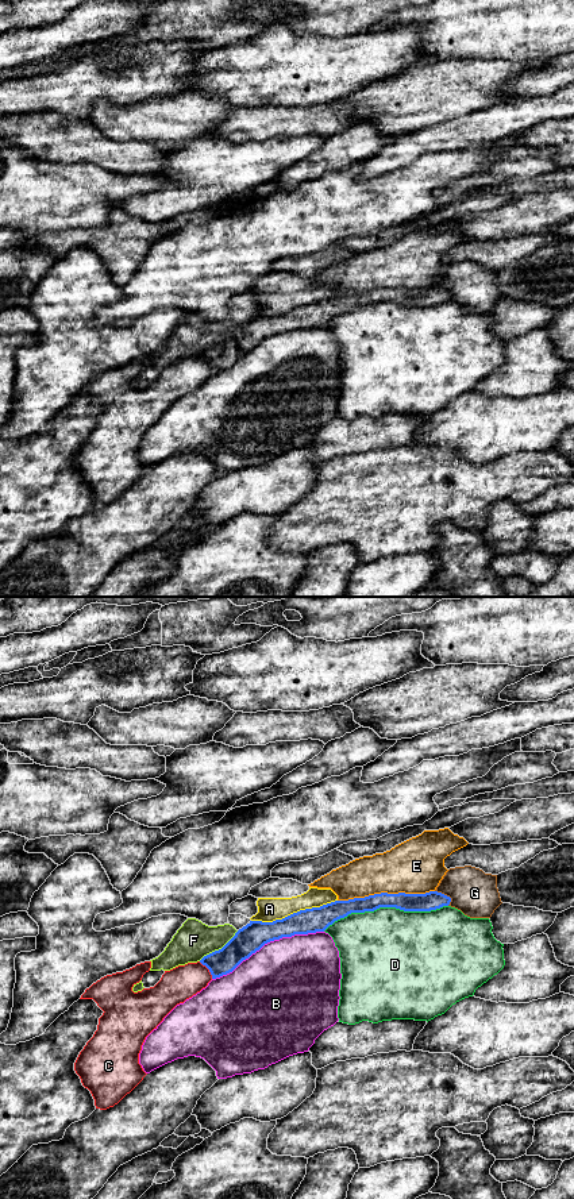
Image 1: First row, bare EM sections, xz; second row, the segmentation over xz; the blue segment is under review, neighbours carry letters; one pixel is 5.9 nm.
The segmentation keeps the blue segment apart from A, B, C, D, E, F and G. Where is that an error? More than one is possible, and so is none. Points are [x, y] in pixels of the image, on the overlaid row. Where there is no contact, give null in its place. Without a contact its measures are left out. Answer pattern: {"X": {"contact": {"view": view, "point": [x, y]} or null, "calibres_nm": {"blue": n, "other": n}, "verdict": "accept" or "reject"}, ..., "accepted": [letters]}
{"A": {"contact": {"view": "xz", "point": [293, 913]}, "calibres_nm": {"blue": 160, "other": 140}, "verdict": "reject"}, "B": {"contact": {"view": "xz", "point": [268, 941]}, "calibres_nm": {"blue": 160, "other": 480}, "verdict": "reject"}, "C": {"contact": {"view": "xz", "point": [208, 968]}, "calibres_nm": {"blue": 160, "other": 200}, "verdict": "reject"}, "D": {"contact": {"view": "xz", "point": [385, 906]}, "calibres_nm": {"blue": 110, "other": 480}, "verdict": "reject"}, "E": {"contact": {"view": "xz", "point": [385, 893]}, "calibres_nm": {"blue": 110, "other": 320}, "verdict": "reject"}, "F": {"contact": {"view": "xz", "point": [219, 949]}, "calibres_nm": {"blue": 160, "other": 220}, "verdict": "reject"}, "G": {"contact": {"view": "xz", "point": [446, 895]}, "calibres_nm": {"blue": 110, "other": 280}, "verdict": "reject"}, "accepted": []}

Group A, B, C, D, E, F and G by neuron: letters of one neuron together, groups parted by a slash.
A / B / C / D / E / F / G

